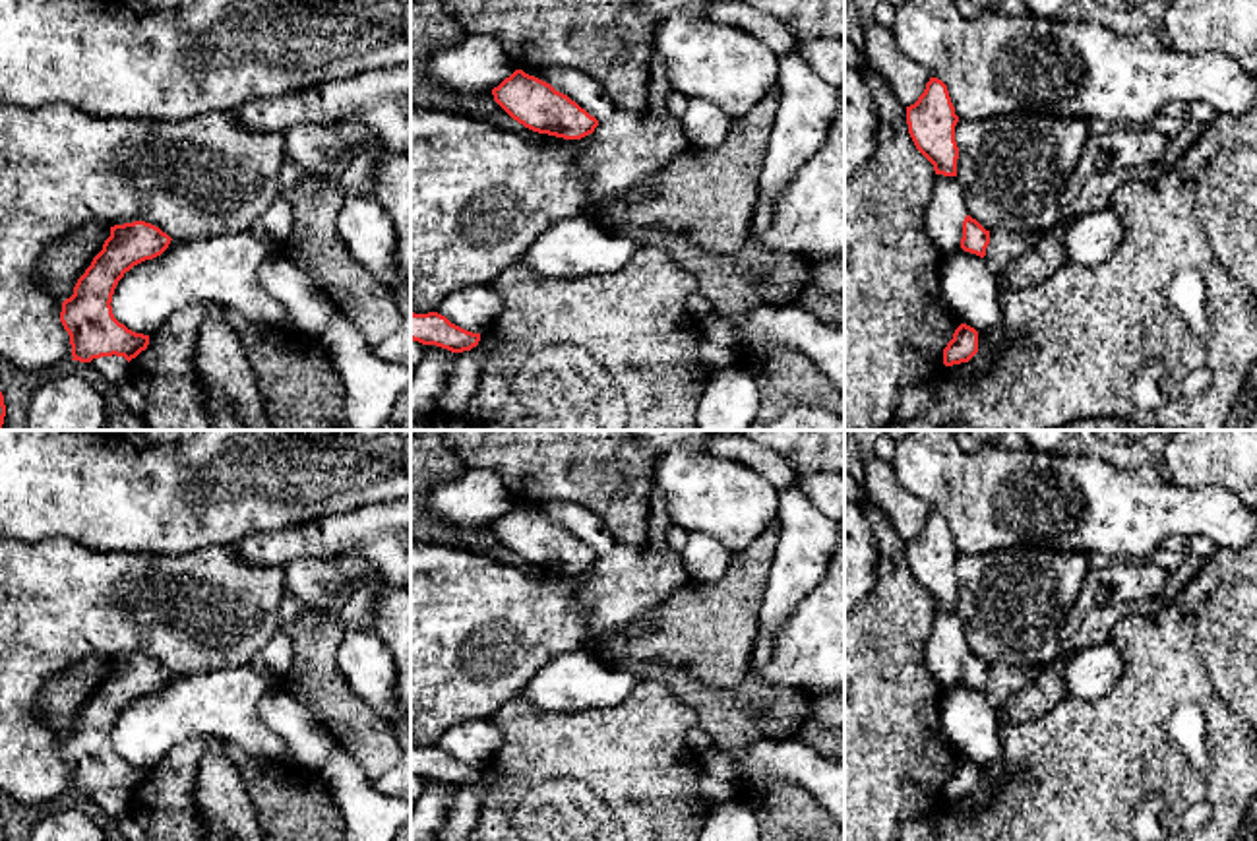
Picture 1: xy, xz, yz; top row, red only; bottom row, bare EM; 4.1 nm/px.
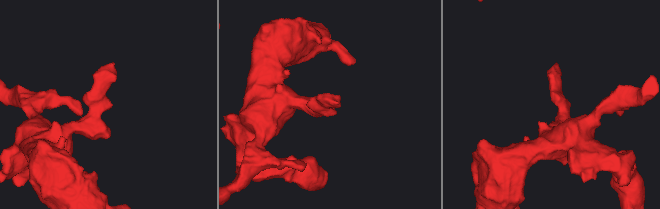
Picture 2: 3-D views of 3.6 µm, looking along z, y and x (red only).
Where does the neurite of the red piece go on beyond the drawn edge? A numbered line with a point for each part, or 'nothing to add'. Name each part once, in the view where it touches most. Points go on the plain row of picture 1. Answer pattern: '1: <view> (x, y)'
nothing to add

